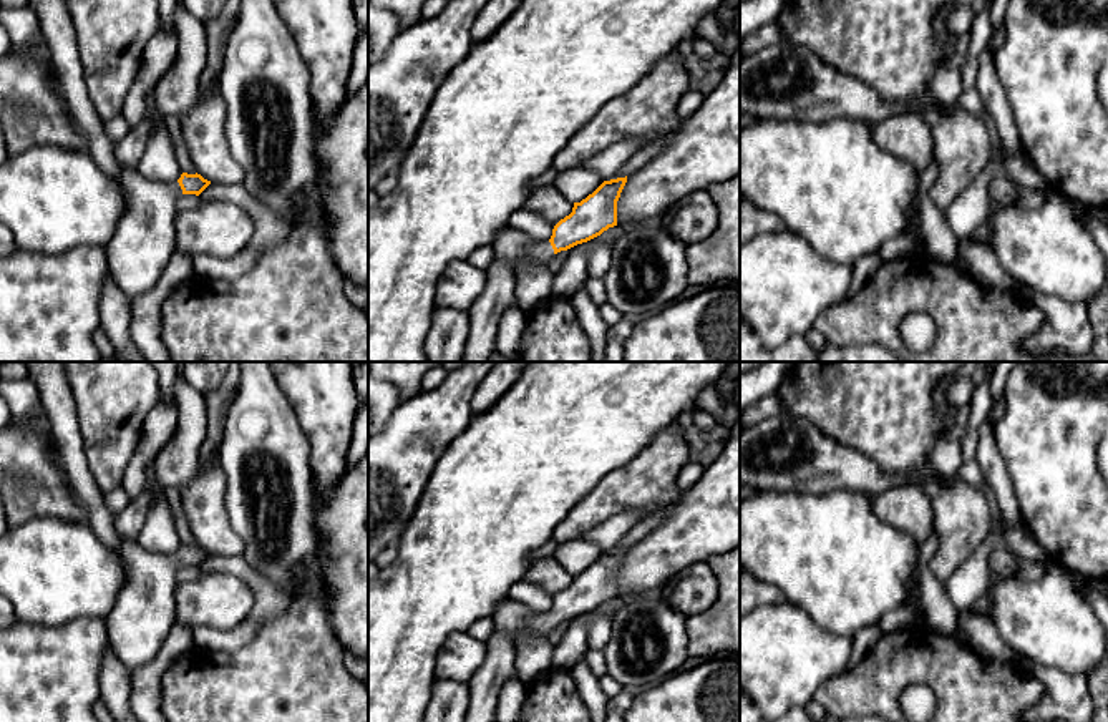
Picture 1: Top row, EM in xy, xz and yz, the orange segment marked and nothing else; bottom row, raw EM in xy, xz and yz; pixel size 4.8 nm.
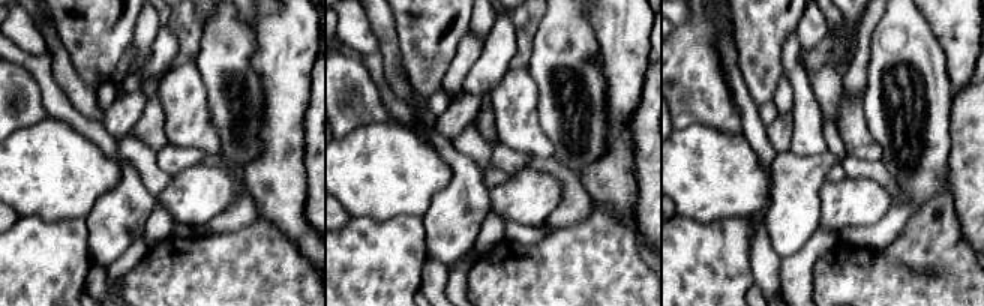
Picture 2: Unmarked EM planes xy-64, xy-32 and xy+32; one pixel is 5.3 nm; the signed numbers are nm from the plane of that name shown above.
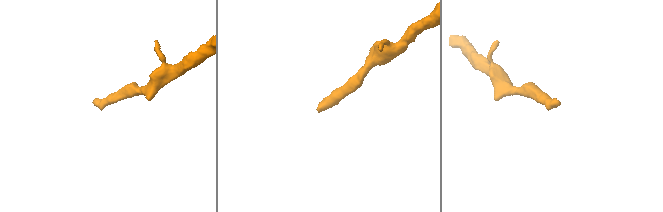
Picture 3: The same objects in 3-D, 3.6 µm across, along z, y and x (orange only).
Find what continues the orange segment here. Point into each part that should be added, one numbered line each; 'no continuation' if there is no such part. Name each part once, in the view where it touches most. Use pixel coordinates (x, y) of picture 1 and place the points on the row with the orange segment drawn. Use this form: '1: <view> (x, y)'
1: xy (145, 239)

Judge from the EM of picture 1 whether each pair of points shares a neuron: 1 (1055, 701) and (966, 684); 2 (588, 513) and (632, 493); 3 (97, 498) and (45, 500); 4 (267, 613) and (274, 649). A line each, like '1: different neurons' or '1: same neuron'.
1: different neurons
2: same neuron
3: different neurons
4: different neurons

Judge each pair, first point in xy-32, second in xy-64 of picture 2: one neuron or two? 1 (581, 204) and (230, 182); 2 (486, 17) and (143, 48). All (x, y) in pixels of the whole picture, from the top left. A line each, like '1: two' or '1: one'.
1: two
2: one

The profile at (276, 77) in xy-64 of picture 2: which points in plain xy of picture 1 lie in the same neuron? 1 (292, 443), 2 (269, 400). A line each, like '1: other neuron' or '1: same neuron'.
1: other neuron
2: other neuron

